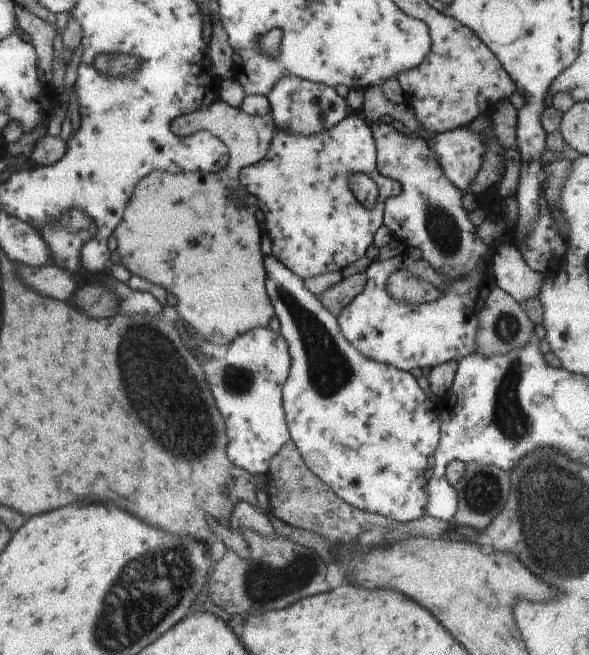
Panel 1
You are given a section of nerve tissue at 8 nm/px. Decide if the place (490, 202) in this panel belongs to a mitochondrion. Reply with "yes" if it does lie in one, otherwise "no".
no

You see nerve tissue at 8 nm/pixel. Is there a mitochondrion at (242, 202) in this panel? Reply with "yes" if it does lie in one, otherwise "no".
no

